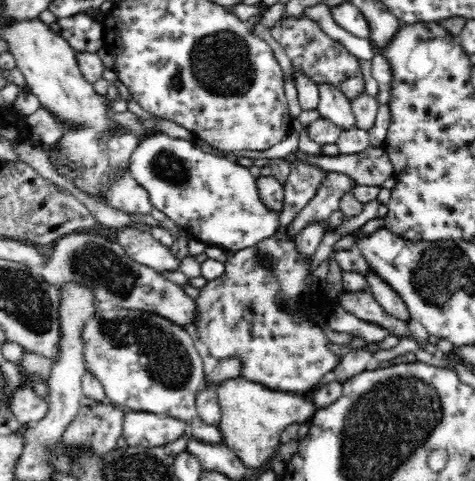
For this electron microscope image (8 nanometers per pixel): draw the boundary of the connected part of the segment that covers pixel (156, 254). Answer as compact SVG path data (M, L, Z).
M134 227L120 228L117 243L124 247L126 254L138 264L148 266L162 273L177 268L178 259L172 256L170 249L156 241L149 231Z

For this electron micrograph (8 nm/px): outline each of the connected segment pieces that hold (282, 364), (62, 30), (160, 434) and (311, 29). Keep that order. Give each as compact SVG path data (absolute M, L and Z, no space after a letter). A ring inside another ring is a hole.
M296 162L291 165L288 183L284 188L282 210L279 212L279 225L272 236L260 240L255 245L242 250L228 253L223 262L224 274L211 281L206 281L199 289L199 295L194 299L196 305L193 324L196 327L198 340L206 346L208 356L216 360L230 360L237 358L240 363L239 376L261 384L270 390L280 392L301 392L308 395L320 385L324 374L336 370L338 359L328 349L328 336L325 332L318 305L324 303L325 298L314 290L314 270L312 270L312 256L302 255L295 237L288 233L290 224L296 220L308 202L314 198L322 180L325 179L323 170L316 170L313 166ZM284 304L291 304L293 311L288 312Z
M82 13L57 18L59 35L75 50L80 53L96 53L104 47L104 27L95 18Z
M130 410L124 416L123 438L132 447L164 446L187 431L188 424L162 414Z
M305 16L302 18L282 17L276 22L276 26L270 29L272 36L286 51L293 67L304 70L317 84L334 84L348 99L356 98L358 94L366 91L366 82L358 66L358 58L350 55L341 42L324 34L313 20Z

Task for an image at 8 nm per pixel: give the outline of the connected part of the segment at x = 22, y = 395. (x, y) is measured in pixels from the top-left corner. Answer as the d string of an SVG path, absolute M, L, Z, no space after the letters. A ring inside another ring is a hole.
M28 386L14 389L11 397L7 399L10 416L16 418L23 427L44 418L48 410L48 402L41 400L39 396Z

